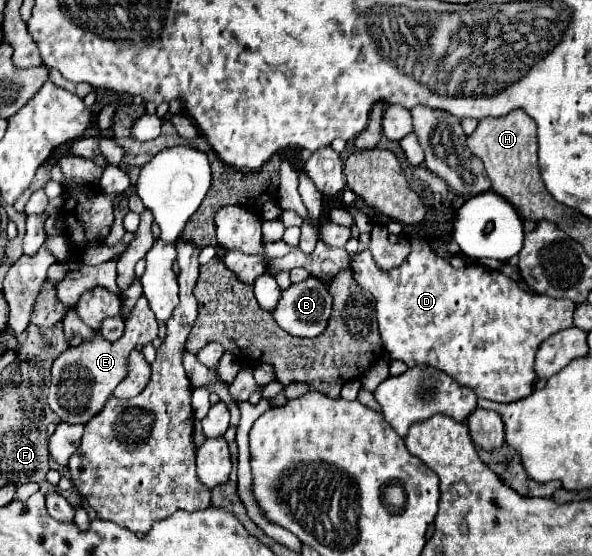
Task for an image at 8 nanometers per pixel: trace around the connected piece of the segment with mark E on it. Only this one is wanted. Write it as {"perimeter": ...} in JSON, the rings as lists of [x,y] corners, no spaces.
{"perimeter":[[[139,298],[129,320],[125,322],[125,332],[117,342],[107,342],[101,332],[95,332],[91,340],[81,342],[77,348],[67,348],[59,354],[51,366],[49,384],[49,406],[67,424],[87,424],[93,416],[103,410],[105,402],[117,388],[117,384],[127,376],[127,358],[135,346],[145,346],[157,338],[157,320],[147,306],[147,298]]]}

